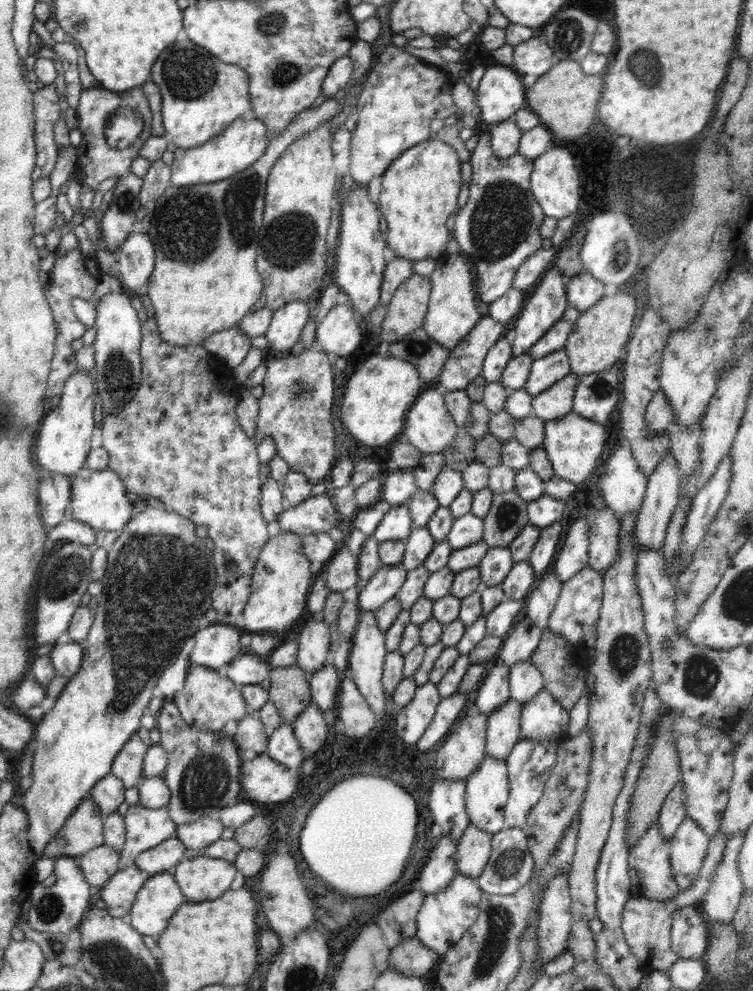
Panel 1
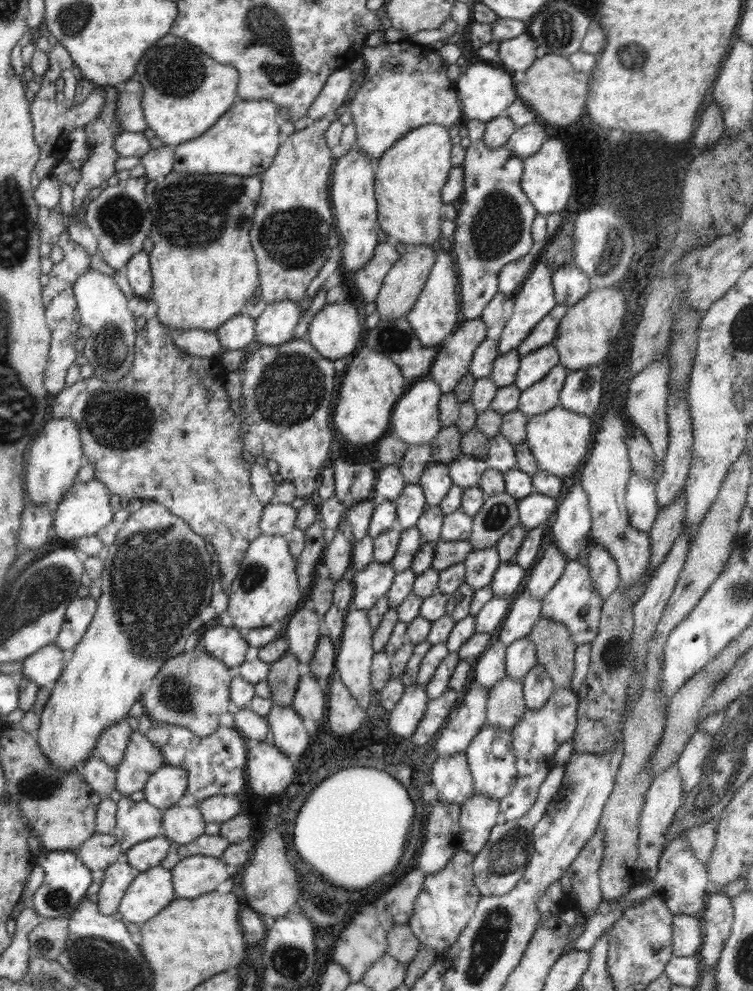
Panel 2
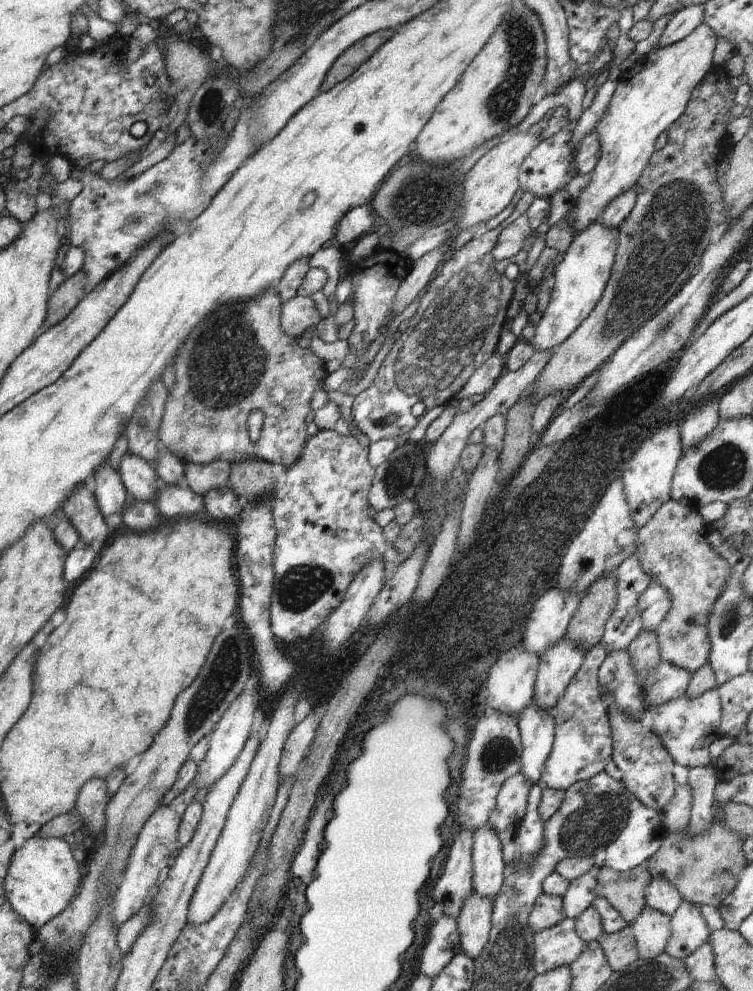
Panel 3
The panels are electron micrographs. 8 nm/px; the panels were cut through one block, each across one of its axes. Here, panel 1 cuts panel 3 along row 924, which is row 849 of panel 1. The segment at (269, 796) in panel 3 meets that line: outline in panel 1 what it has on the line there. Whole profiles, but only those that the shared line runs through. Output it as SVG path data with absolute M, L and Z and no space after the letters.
M208 816L178 825L174 836L180 839L187 849L204 850L206 845L216 842L222 836L224 828L218 816Z

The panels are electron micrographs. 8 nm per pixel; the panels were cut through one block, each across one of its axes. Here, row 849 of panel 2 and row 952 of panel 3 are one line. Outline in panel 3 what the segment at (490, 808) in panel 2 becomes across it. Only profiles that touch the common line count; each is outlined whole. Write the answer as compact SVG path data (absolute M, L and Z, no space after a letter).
M473 894L464 902L457 917L461 952L476 961L489 942L493 901Z

